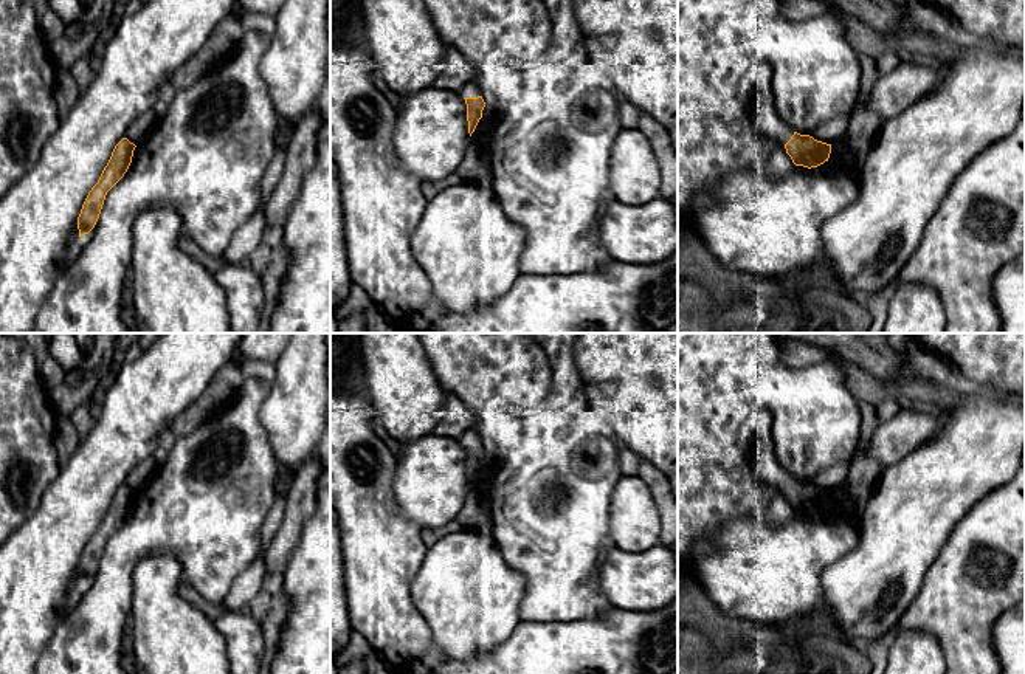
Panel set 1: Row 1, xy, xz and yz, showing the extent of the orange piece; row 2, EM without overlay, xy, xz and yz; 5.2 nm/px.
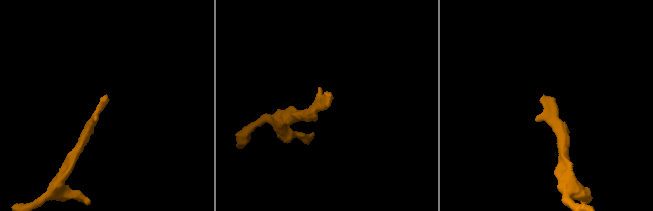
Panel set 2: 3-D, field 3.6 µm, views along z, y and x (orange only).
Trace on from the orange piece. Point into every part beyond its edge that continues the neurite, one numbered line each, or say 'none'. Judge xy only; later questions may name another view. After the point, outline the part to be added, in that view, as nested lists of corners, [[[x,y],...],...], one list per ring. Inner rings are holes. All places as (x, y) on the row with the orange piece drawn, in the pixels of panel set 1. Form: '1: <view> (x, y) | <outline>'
none

